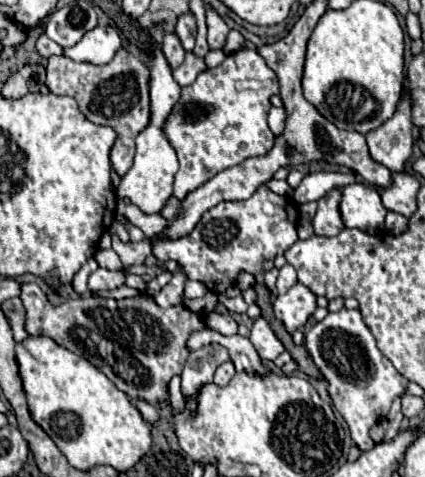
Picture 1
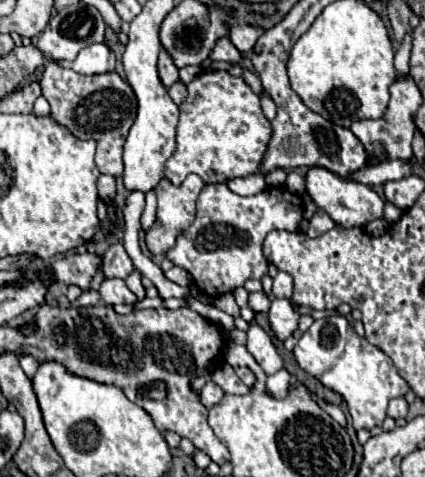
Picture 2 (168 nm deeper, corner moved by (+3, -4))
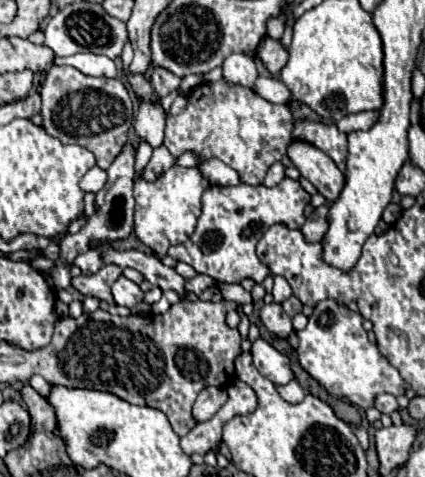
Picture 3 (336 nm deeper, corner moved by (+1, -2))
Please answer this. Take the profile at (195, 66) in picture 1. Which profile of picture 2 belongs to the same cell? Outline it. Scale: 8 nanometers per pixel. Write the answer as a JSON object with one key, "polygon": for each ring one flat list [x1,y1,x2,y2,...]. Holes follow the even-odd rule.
{"polygon":[[176,82,176,84,172,84,170,88,168,88,168,94,170,94,170,98,176,102,176,104,180,104,184,98,186,98,186,84,184,82]]}

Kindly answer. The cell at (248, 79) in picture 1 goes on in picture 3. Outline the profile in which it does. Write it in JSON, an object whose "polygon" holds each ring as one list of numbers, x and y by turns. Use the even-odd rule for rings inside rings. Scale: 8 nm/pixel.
{"polygon":[[222,78,218,82,200,84,198,88,194,88,188,94,188,108,182,114,178,114,178,116,168,116,166,118,164,146,170,150,170,154,174,158,178,158,186,150,194,150,204,160,218,158,226,166,234,168,244,184,258,186,258,184,264,182,264,176,266,176,268,168,286,154,286,144,290,142,292,128,294,128,292,114,290,114,290,110,284,104,272,104,272,102,260,98,250,88,232,86,232,84,228,84]]}

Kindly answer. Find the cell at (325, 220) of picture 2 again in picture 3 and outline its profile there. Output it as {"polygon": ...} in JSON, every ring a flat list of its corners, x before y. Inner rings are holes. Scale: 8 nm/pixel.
{"polygon":[[326,206,314,208,314,212,306,218,300,232,304,234,306,242,320,242,326,234]]}

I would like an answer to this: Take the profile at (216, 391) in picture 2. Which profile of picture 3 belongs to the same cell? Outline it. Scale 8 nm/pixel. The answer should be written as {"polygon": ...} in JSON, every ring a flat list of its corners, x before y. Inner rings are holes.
{"polygon":[[204,388,194,402,194,408,192,408,194,420,196,422,210,420,224,402,226,402,226,390,224,388]]}

